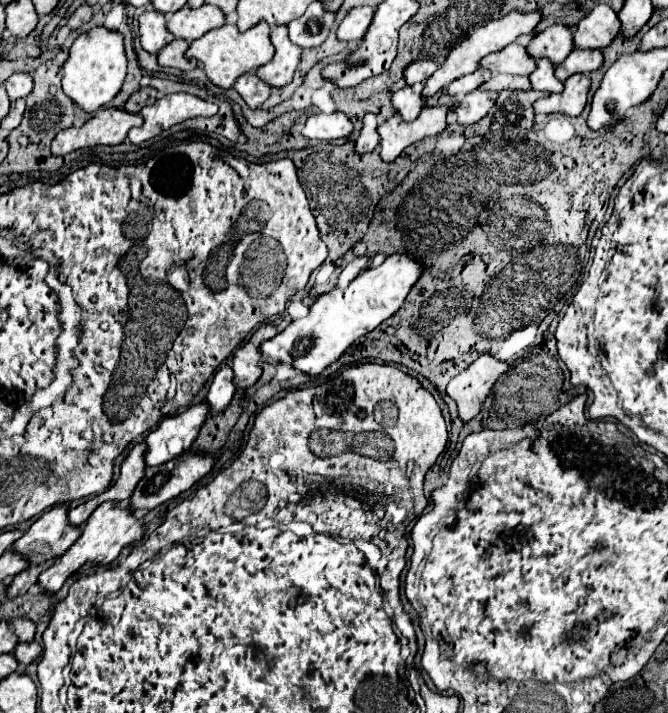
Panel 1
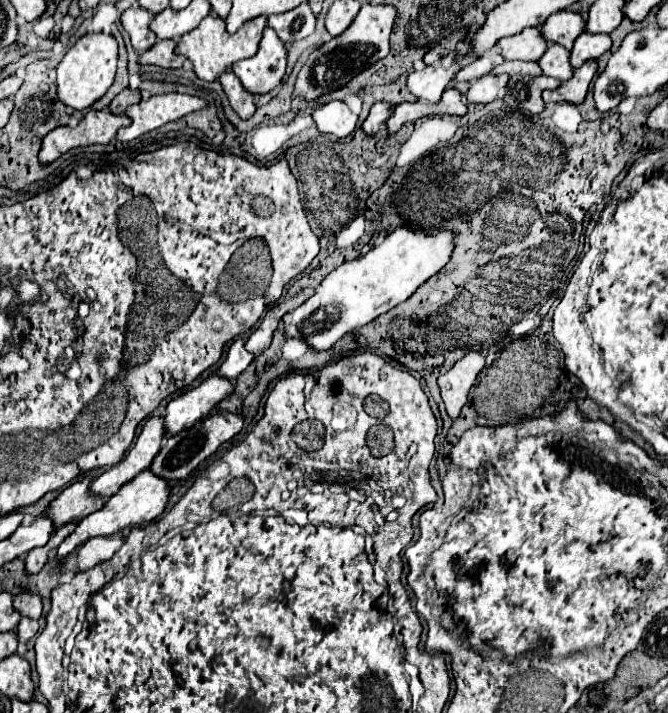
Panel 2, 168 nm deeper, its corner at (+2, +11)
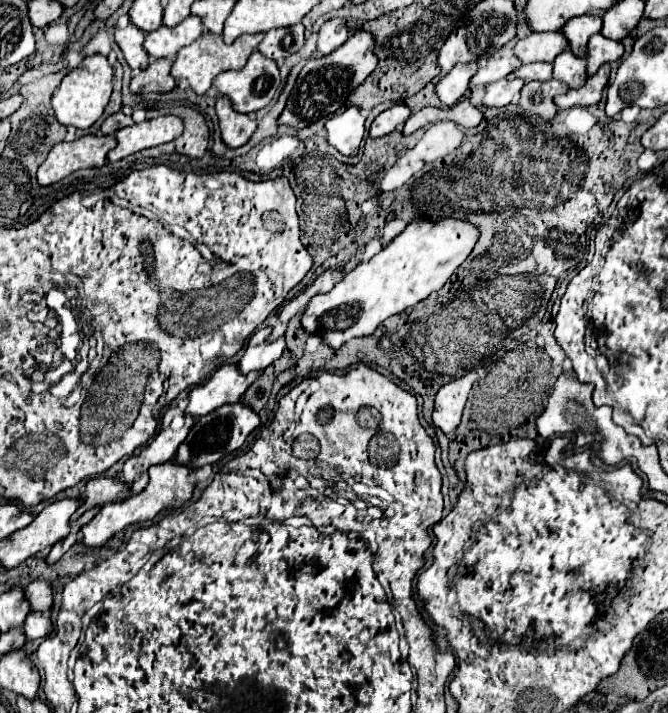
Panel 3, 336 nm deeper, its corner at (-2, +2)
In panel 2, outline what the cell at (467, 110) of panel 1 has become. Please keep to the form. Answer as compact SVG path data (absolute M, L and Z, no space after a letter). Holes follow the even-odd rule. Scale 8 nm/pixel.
M485 75L481 79L477 79L469 91L467 91L467 101L469 103L489 103L497 97L499 89L503 89L507 85L509 77L507 75Z

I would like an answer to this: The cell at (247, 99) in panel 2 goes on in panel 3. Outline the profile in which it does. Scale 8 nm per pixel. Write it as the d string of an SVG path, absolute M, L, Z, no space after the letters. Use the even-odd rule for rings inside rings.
M227 96L217 98L215 110L217 110L217 116L219 116L221 136L223 136L225 144L229 144L231 148L245 144L257 128L257 122L249 114L237 112Z

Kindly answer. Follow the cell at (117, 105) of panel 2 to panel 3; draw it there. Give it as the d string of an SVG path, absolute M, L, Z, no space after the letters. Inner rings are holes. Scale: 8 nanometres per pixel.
M117 112L117 114L111 114L111 116L101 124L101 132L103 132L103 134L115 134L117 130L121 130L121 128L125 128L125 126L129 126L129 124L133 124L133 118L131 118L131 116L125 116L123 112Z

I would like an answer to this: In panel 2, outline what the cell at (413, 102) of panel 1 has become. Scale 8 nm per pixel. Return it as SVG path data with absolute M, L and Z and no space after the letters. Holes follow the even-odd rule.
M437 61L433 65L427 65L423 71L415 71L407 77L407 87L413 95L417 95L423 101L437 103L449 85L449 81L459 71L459 63L455 61Z

